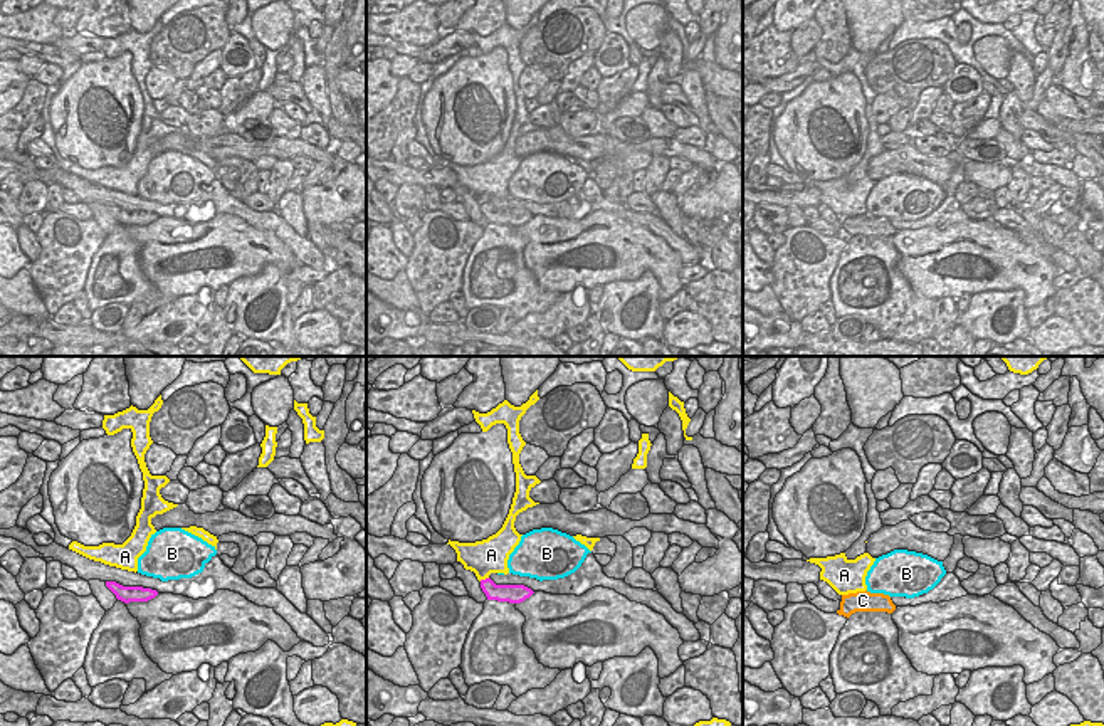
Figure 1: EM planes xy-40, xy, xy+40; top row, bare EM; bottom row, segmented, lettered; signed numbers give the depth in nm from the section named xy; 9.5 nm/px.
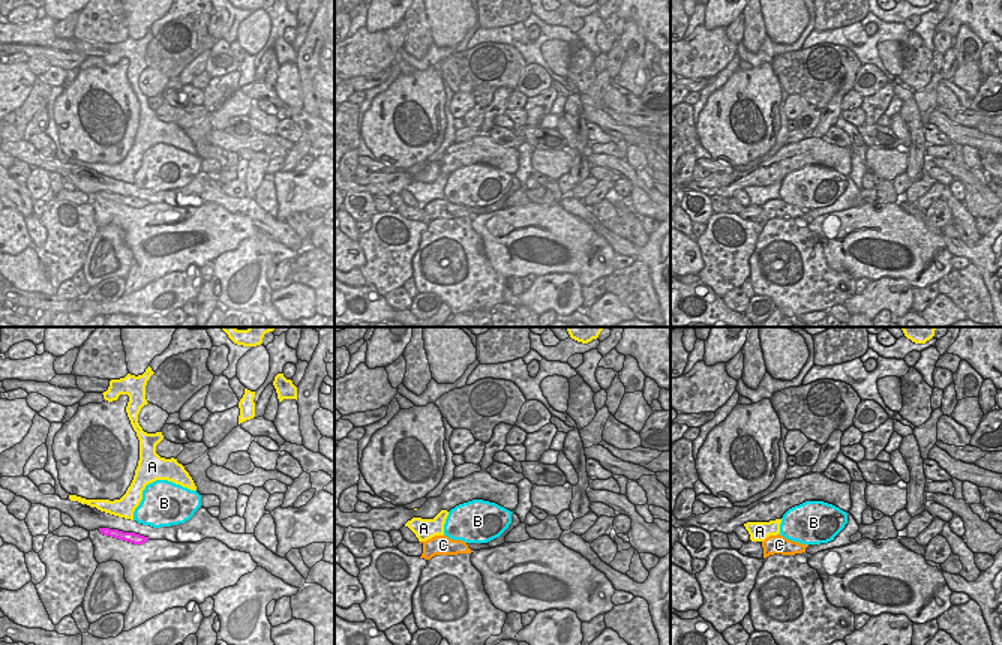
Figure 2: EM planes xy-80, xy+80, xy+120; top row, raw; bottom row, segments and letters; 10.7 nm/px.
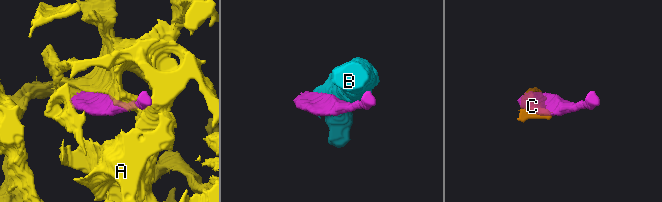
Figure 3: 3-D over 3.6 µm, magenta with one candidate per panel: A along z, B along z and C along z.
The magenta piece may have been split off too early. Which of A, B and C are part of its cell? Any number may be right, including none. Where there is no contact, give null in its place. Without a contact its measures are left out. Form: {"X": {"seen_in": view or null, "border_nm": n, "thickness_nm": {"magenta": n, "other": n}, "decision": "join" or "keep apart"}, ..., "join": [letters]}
{"A": {"seen_in": "xy", "border_nm": 100, "thickness_nm": {"magenta": 160, "other": 340}, "decision": "keep apart"}, "B": {"seen_in": null, "decision": "keep apart"}, "C": {"seen_in": null, "decision": "join"}, "join": ["C"]}

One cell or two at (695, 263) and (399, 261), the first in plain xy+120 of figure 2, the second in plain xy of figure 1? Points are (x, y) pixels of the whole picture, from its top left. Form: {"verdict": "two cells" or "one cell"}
{"verdict": "one cell"}

